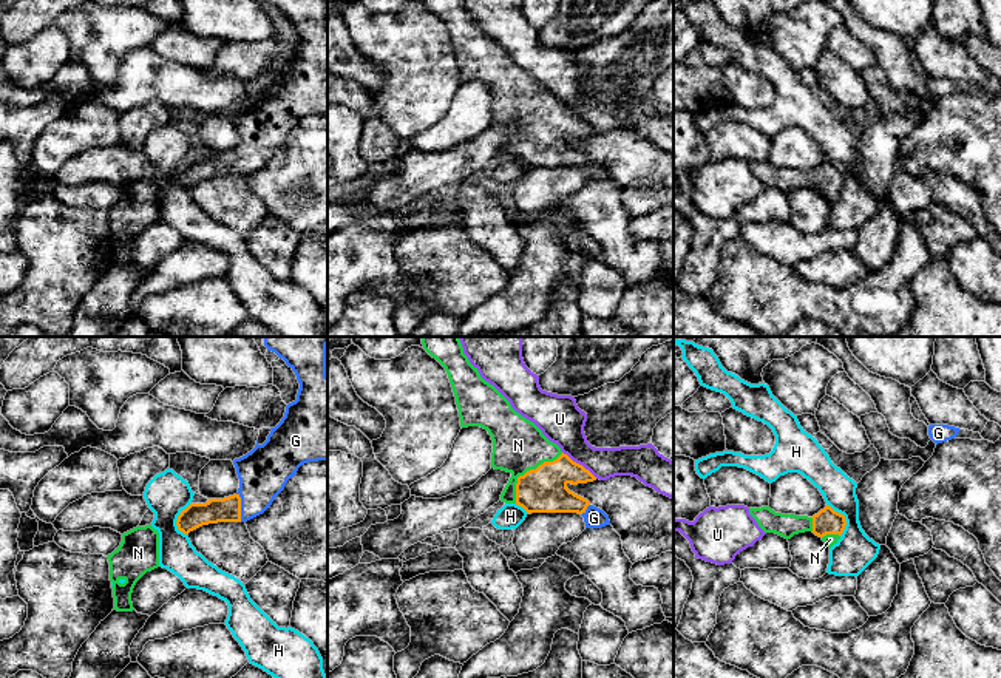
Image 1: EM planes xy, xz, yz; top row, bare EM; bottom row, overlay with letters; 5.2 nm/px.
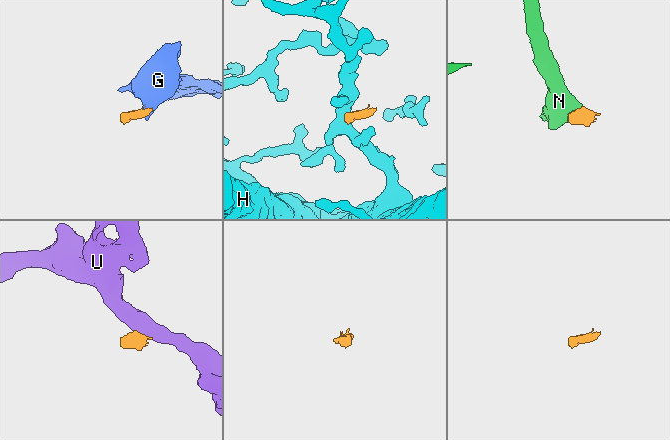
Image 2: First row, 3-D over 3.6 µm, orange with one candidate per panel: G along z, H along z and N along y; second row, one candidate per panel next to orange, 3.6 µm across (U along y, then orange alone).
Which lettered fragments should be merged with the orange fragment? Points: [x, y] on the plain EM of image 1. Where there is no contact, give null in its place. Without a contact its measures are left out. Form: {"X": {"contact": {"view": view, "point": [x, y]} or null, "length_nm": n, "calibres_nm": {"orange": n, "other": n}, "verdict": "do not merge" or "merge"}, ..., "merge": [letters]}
{"G": {"contact": {"view": "xy", "point": [240, 161]}, "length_nm": 150, "calibres_nm": {"orange": 130, "other": 260}, "verdict": "merge"}, "H": {"contact": {"view": "yz", "point": [844, 172]}, "length_nm": 190, "calibres_nm": {"orange": 140, "other": 200}, "verdict": "do not merge"}, "N": {"contact": {"view": "xz", "point": [527, 125]}, "length_nm": 360, "calibres_nm": {"orange": 240, "other": 280}, "verdict": "merge"}, "U": {"contact": {"view": "xz", "point": [578, 118]}, "length_nm": 240, "calibres_nm": {"orange": 240, "other": 220}, "verdict": "do not merge"}, "merge": ["G", "N"]}

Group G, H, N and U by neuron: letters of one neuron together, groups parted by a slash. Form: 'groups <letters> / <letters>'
groups G N / H / U

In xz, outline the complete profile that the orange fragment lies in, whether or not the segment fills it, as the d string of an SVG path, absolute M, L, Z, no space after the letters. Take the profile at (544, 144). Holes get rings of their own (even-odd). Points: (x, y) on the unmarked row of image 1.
M423 0L446 25L459 63L460 80L480 80L493 94L491 122L511 128L500 154L516 158L531 167L578 167L584 171L585 182L610 179L609 170L593 161L587 153L567 142L568 137L587 137L596 131L582 119L573 116L561 102L550 96L530 74L516 66L510 56L474 22L463 8L462 0Z

